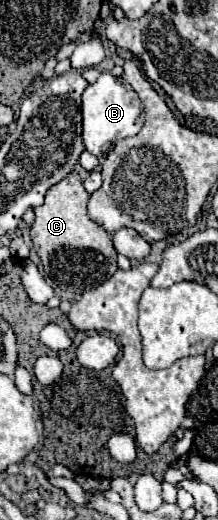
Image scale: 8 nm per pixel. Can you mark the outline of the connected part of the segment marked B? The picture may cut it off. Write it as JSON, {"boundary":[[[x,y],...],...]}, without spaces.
{"boundary":[[[102,73],[98,81],[82,93],[82,143],[86,151],[104,157],[120,139],[136,135],[140,131],[138,121],[142,121],[142,111],[142,103],[130,85],[110,73]]]}

